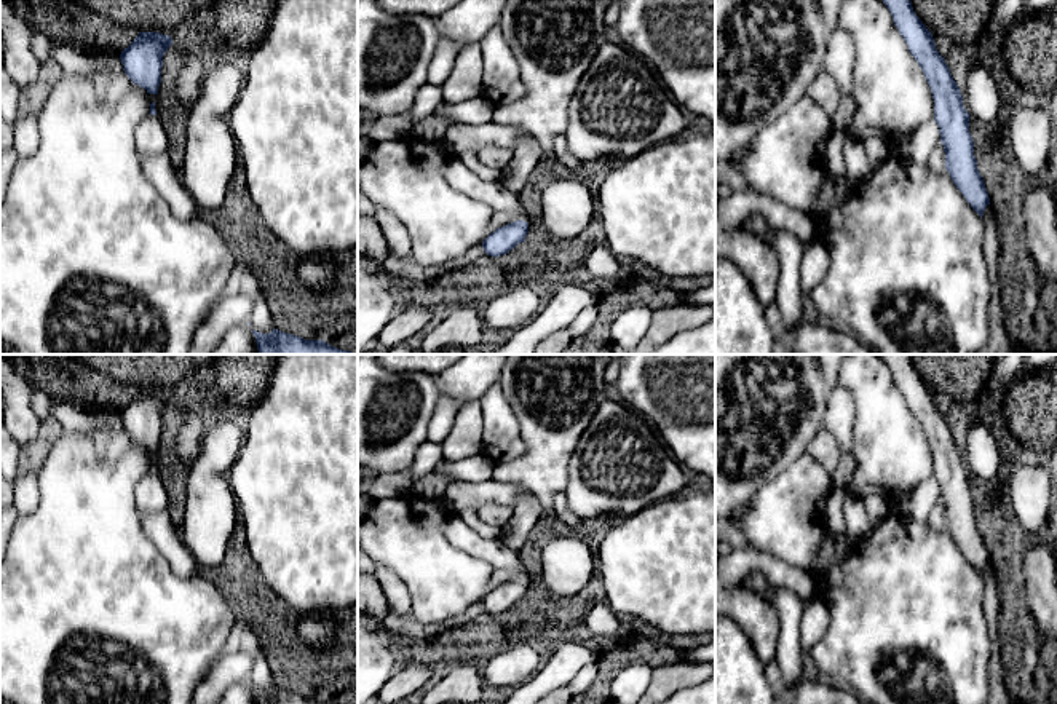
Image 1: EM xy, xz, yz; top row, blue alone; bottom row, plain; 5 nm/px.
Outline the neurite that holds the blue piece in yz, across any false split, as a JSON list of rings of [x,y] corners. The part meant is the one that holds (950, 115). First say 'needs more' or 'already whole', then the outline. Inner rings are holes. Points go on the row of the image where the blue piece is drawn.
already whole; [[[883,0],[910,54],[921,67],[934,99],[934,121],[945,152],[945,169],[971,208],[984,216],[990,198],[974,156],[969,113],[945,59],[936,49],[932,34],[915,14],[910,0]]]

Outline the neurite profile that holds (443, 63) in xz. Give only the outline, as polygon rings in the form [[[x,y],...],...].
[[[439,40],[428,67],[428,85],[441,88],[445,83],[455,67],[455,59],[461,48],[461,45],[452,40]]]

